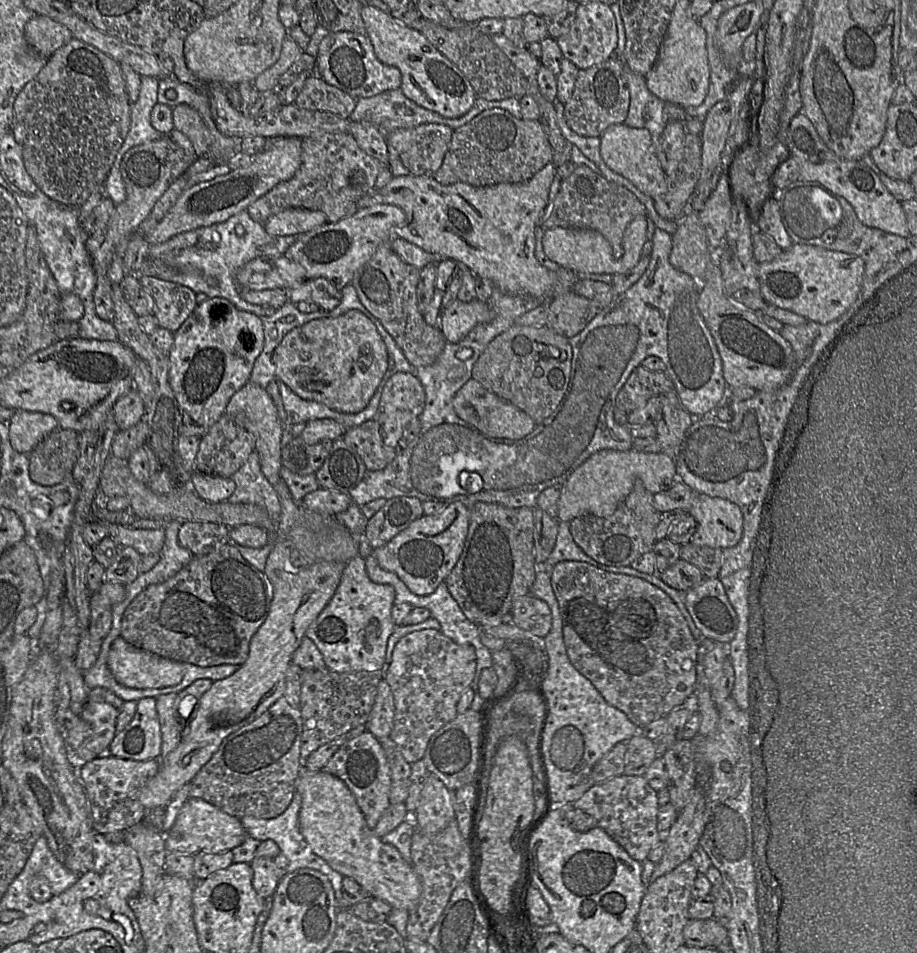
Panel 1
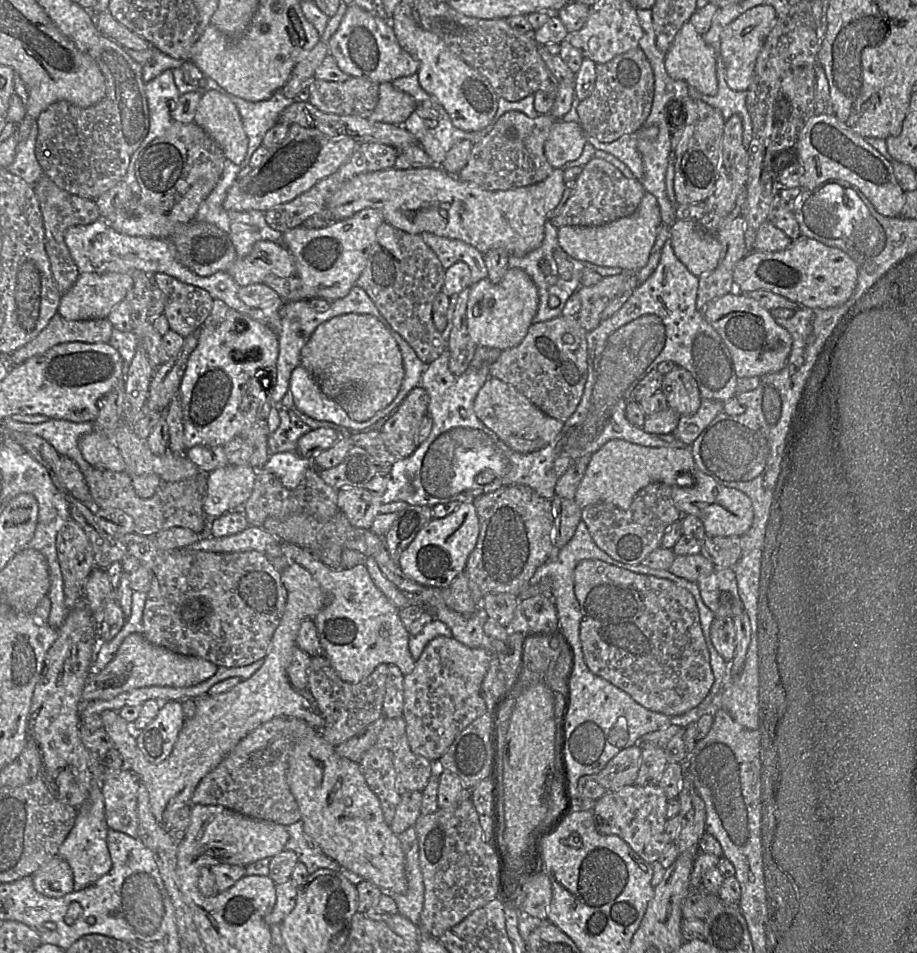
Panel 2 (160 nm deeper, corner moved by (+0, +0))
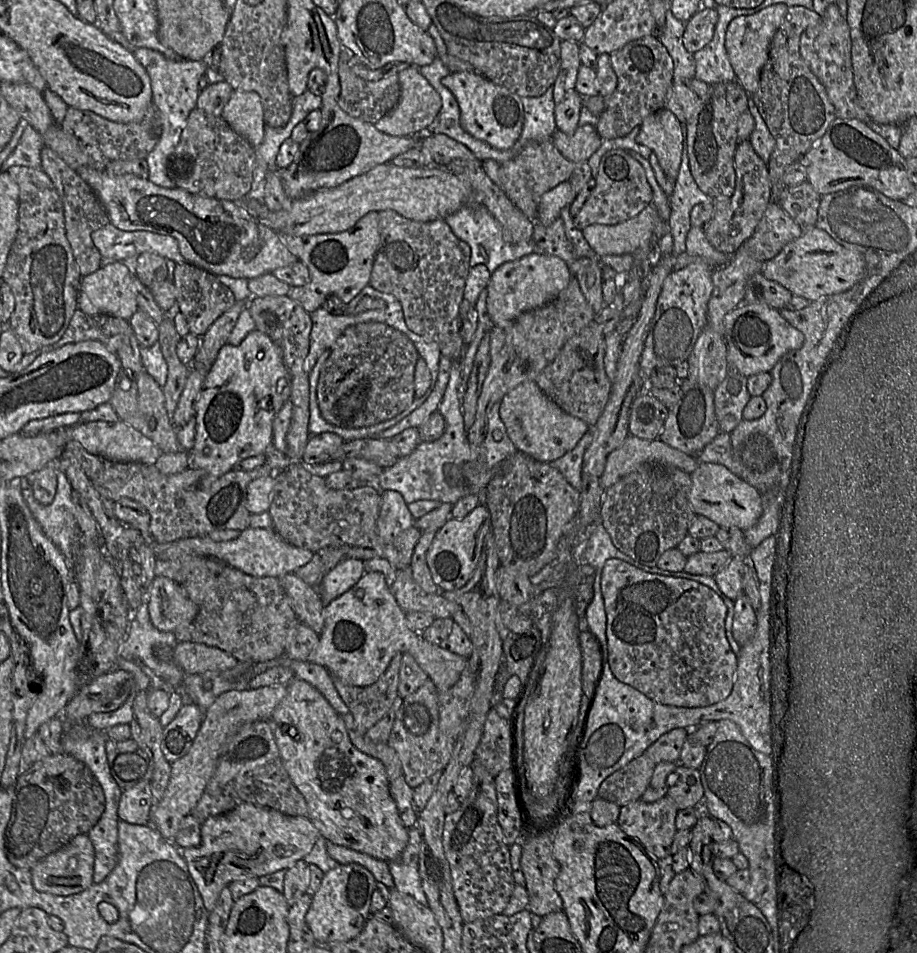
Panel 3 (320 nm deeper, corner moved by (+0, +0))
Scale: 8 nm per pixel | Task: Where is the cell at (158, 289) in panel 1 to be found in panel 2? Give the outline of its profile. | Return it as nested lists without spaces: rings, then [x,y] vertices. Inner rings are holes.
[[[155,273],[153,282],[165,295],[164,314],[171,330],[183,337],[200,329],[209,319],[214,298],[198,286],[182,282],[168,274]]]

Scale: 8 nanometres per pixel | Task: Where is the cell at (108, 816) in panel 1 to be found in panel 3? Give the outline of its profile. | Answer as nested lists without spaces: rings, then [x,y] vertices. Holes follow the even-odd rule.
[[[138,784],[123,790],[119,807],[119,820],[131,824],[145,825],[152,820],[154,800],[149,784]]]

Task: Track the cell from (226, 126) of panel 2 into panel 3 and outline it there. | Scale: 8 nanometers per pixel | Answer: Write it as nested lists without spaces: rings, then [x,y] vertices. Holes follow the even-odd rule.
[[[234,90],[220,116],[255,149],[263,142],[264,110],[256,92]]]

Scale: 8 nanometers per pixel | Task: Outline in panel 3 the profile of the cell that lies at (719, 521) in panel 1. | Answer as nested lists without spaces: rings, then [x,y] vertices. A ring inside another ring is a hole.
[[[700,462],[690,475],[692,483],[688,502],[696,515],[708,518],[720,528],[736,527],[742,531],[748,530],[758,522],[762,515],[761,493],[727,467],[717,463]]]

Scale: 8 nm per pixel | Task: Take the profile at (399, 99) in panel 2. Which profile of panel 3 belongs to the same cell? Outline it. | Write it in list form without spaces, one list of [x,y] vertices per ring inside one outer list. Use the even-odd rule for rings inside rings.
[[[411,66],[398,72],[401,96],[397,105],[374,124],[380,132],[402,137],[426,134],[438,116],[442,107],[441,97],[419,68]]]

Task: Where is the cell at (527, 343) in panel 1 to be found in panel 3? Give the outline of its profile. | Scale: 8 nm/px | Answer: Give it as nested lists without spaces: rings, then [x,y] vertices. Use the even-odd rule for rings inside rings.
[[[593,320],[562,348],[555,360],[534,382],[563,411],[593,426],[600,418],[610,396],[612,382],[604,367],[605,337]]]

